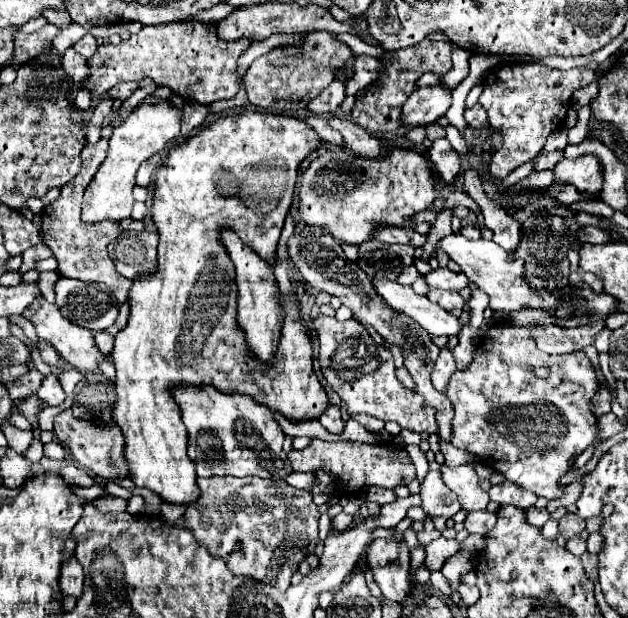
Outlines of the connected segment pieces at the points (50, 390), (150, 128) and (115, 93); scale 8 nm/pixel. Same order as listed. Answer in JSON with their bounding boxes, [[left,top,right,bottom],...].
[[36,373,66,405],[82,97,180,225],[108,83,138,99]]

